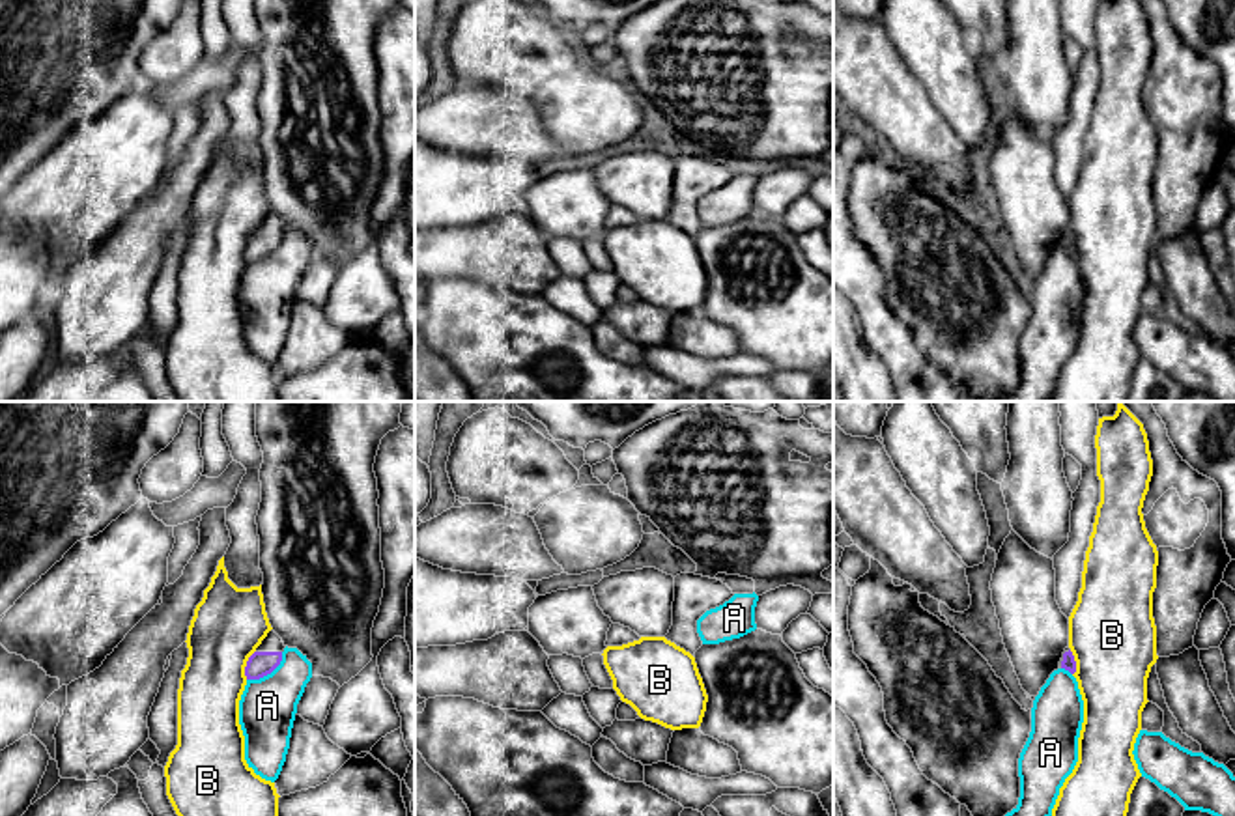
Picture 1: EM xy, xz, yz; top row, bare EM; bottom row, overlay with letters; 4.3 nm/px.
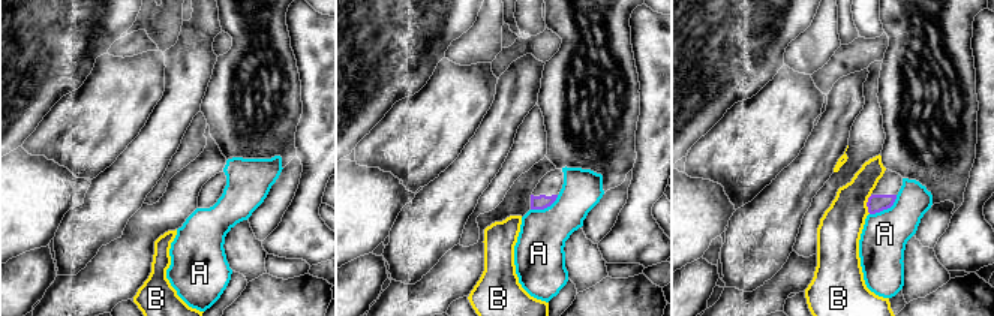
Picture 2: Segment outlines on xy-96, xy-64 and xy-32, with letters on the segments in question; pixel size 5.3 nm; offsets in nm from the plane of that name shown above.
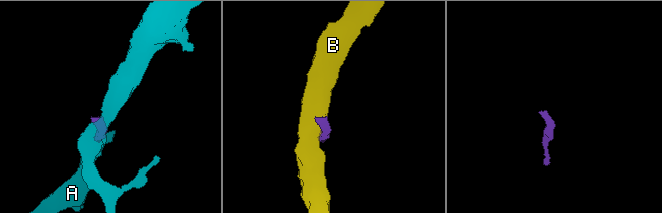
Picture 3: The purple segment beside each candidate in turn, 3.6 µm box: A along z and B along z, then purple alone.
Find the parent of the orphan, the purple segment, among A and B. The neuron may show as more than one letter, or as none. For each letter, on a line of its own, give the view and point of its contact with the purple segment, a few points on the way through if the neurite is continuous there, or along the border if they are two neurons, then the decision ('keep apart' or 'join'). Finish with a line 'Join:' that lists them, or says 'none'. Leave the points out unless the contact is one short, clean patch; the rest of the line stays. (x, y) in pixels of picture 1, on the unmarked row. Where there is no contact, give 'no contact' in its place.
A: contact xy (268, 254); keep apart
B: contact xy (247, 247); border xy (255, 232), (247, 243), (245, 260); keep apart
Join: none

